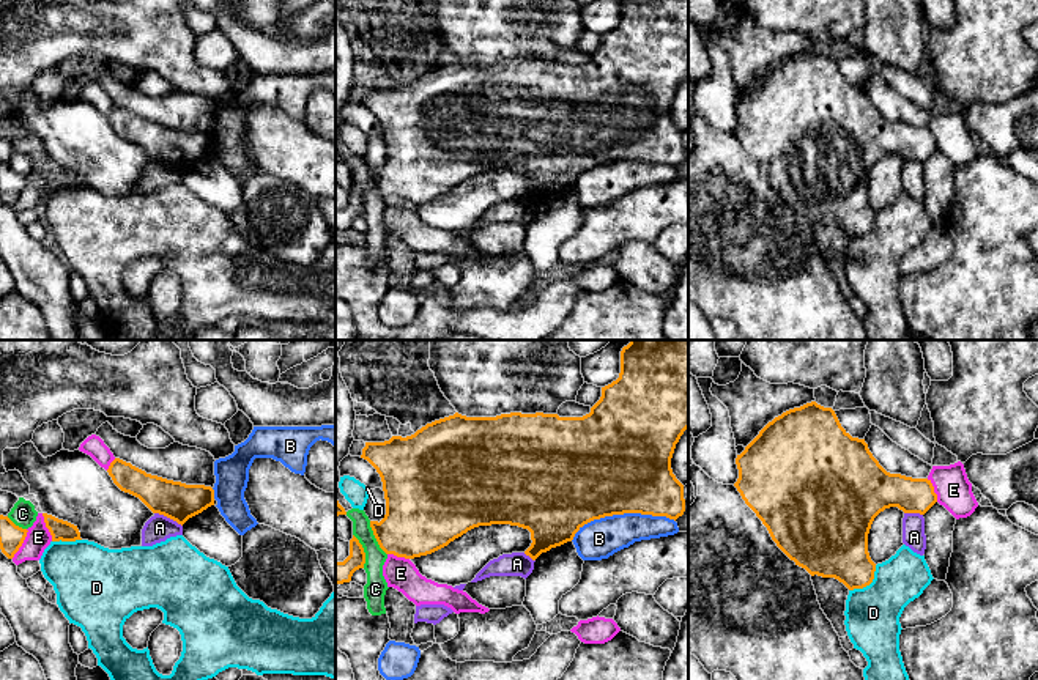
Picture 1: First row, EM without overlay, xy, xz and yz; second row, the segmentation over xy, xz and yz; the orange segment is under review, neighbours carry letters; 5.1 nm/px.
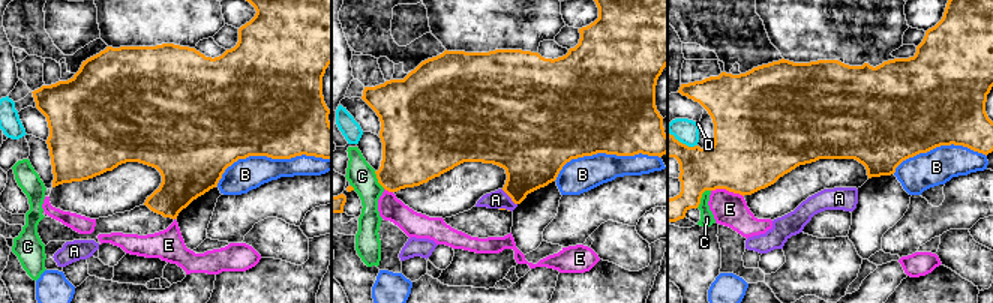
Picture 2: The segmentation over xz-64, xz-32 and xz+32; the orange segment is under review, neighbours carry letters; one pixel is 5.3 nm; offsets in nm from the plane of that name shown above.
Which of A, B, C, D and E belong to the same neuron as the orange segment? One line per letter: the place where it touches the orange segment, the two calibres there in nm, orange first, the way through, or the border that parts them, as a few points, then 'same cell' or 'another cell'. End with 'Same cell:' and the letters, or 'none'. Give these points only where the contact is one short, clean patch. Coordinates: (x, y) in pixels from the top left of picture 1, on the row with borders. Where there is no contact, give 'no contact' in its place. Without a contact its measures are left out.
A: xy (169, 517) | 190/140 nm | along xy (155, 512), (175, 520), (181, 526) | another cell
B: xz (621, 513) | 500/200 nm | another cell
C: xz (375, 537) | 360/110 nm | along xz (369, 521), (378, 546), (386, 554) | another cell
D: yz (868, 584) | 320/280 nm | another cell
E: xy (22, 542) | 130/130 nm | another cell
Same cell: none

